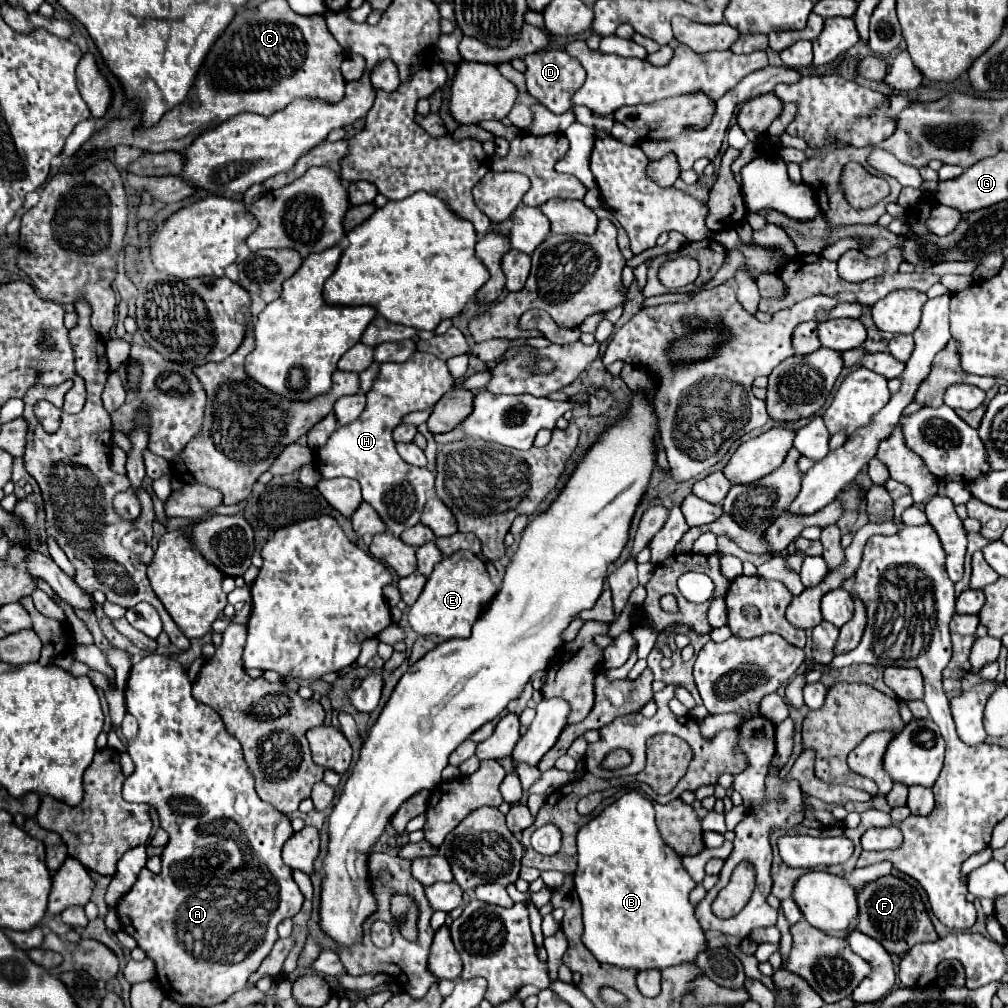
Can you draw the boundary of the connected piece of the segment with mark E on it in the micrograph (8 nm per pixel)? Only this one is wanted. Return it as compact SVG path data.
M460 550L434 566L434 572L428 576L420 598L408 612L408 622L420 636L436 634L444 640L468 638L472 624L478 620L484 606L492 602L496 592L498 588L490 580L484 562L468 550Z

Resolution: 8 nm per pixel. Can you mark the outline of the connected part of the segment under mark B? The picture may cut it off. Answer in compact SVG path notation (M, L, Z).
M638 792L624 794L620 800L604 808L600 816L584 824L578 830L576 842L578 868L574 886L580 896L584 916L582 940L596 956L596 960L634 970L664 970L682 962L694 962L696 954L706 948L706 936L700 924L696 924L694 906L688 902L688 894L696 882L682 866L682 856L676 854L666 842L662 842L656 830L652 802Z

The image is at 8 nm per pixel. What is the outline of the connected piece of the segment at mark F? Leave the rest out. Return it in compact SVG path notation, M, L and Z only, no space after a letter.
M882 876L874 882L864 884L856 890L858 898L858 924L856 928L874 940L878 940L890 954L904 954L918 942L936 942L938 934L932 926L932 920L926 912L926 906L920 898L920 892L898 876Z

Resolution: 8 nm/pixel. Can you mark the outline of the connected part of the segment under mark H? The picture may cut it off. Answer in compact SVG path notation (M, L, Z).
M416 352L402 364L384 362L380 364L380 372L372 388L366 392L368 404L364 414L356 422L340 426L328 444L318 450L316 466L322 478L348 476L358 480L364 502L378 512L388 532L394 536L420 522L426 494L434 488L434 474L428 468L412 466L400 458L394 448L392 430L404 414L432 408L442 394L450 390L450 384L454 384L454 378L446 362L428 352Z

